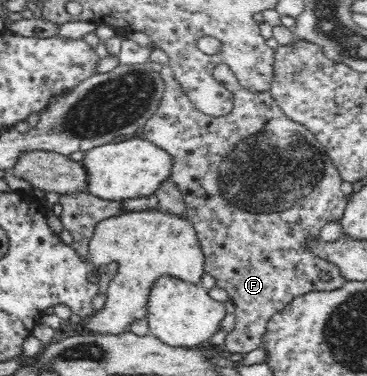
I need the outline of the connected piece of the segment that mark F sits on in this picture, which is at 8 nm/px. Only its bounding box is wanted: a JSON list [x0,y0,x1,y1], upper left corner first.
[139,64,348,354]

